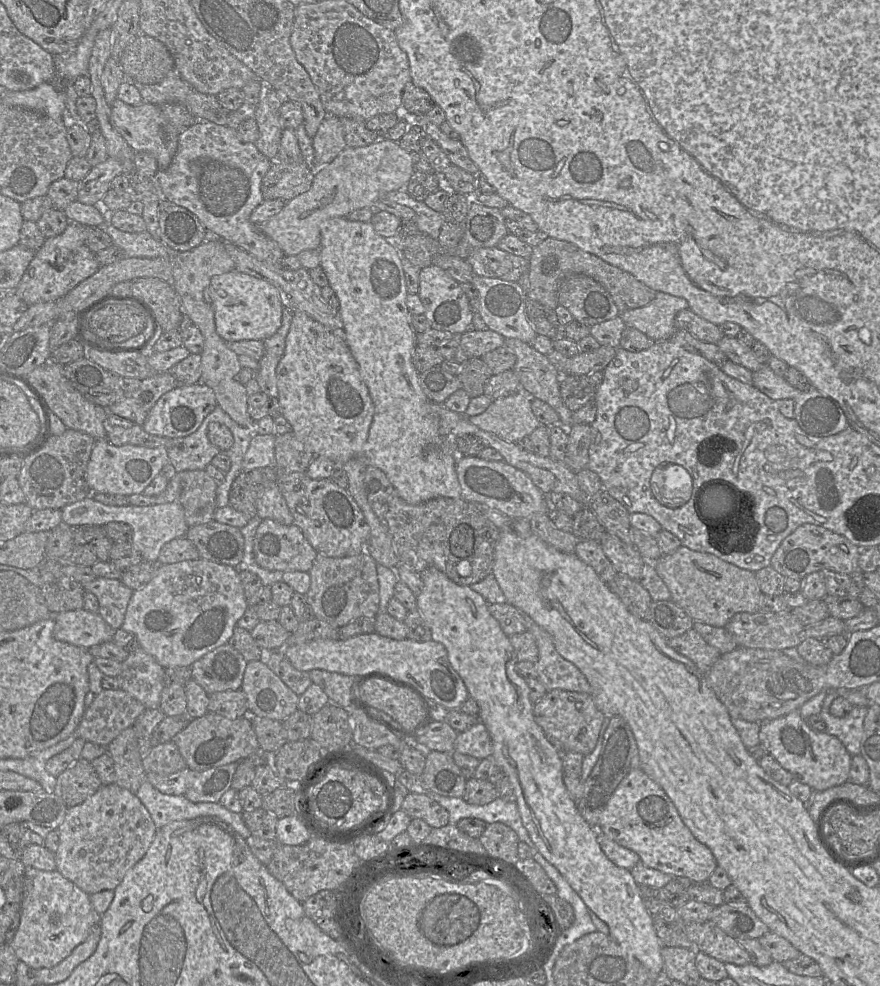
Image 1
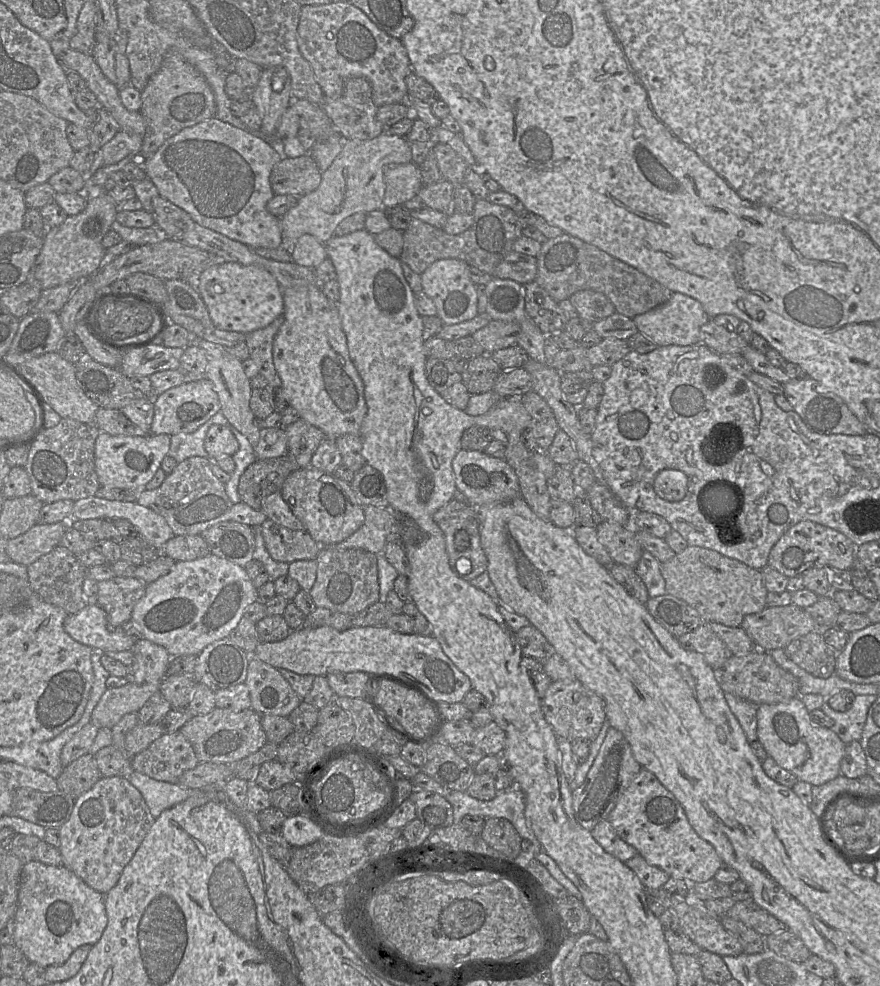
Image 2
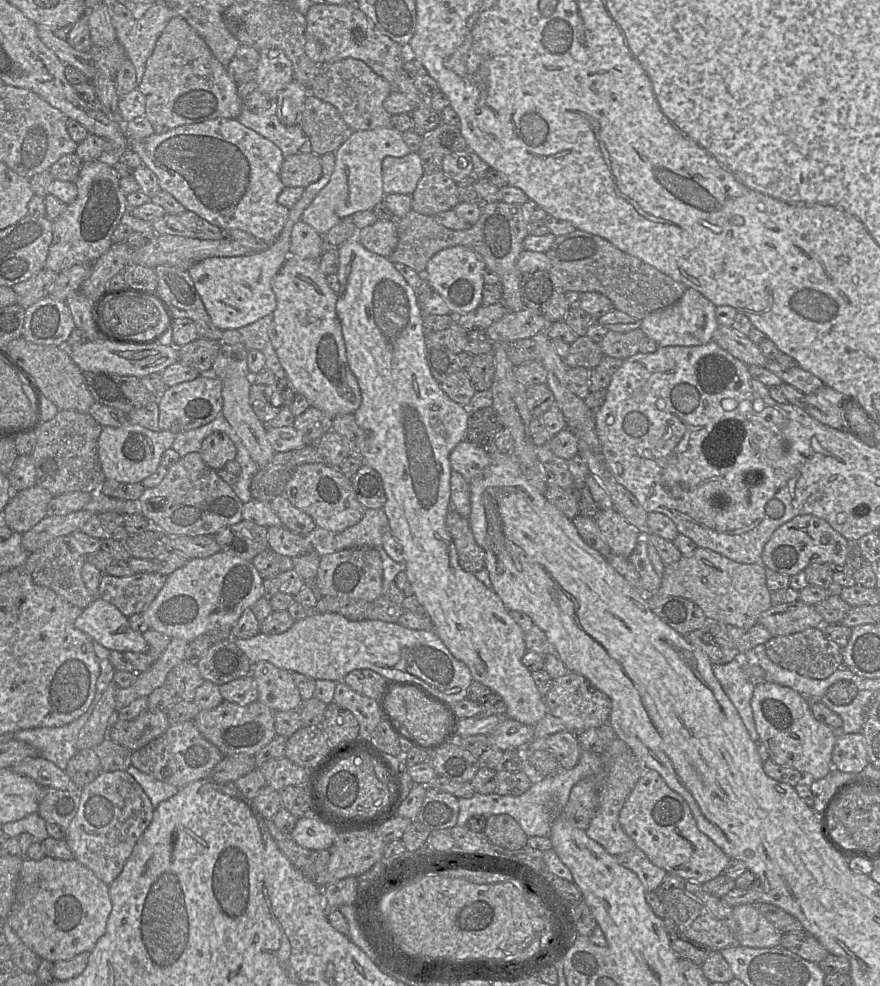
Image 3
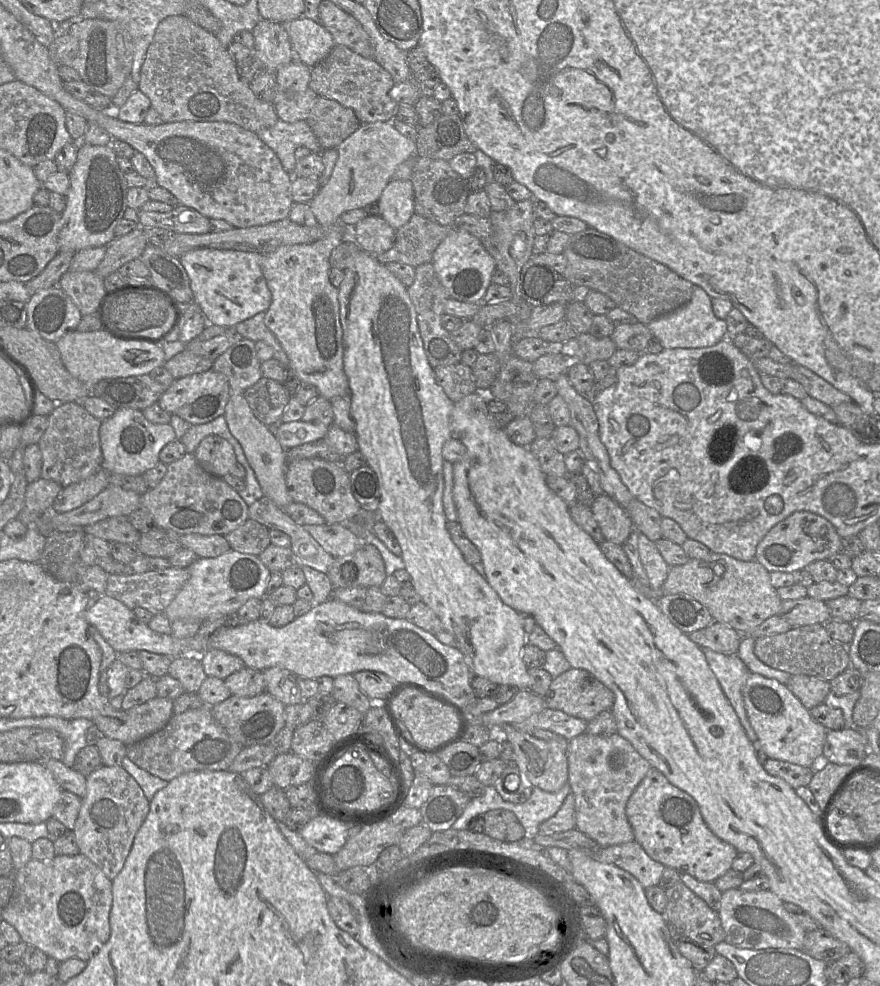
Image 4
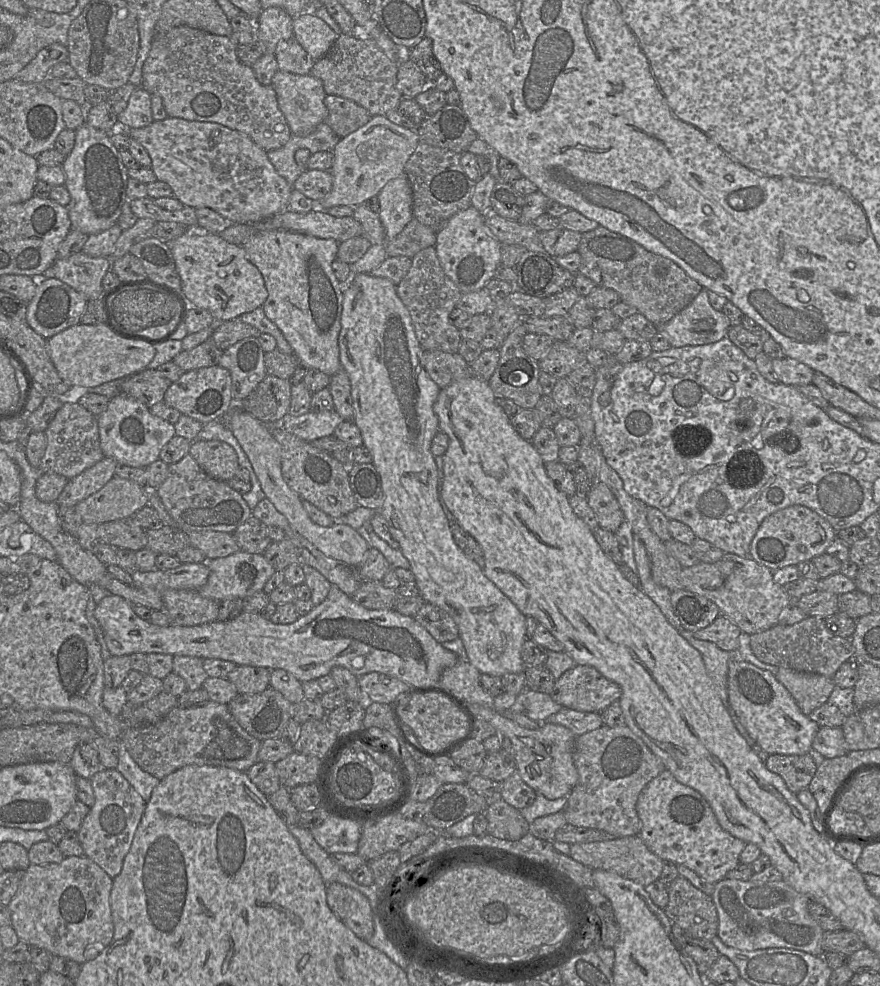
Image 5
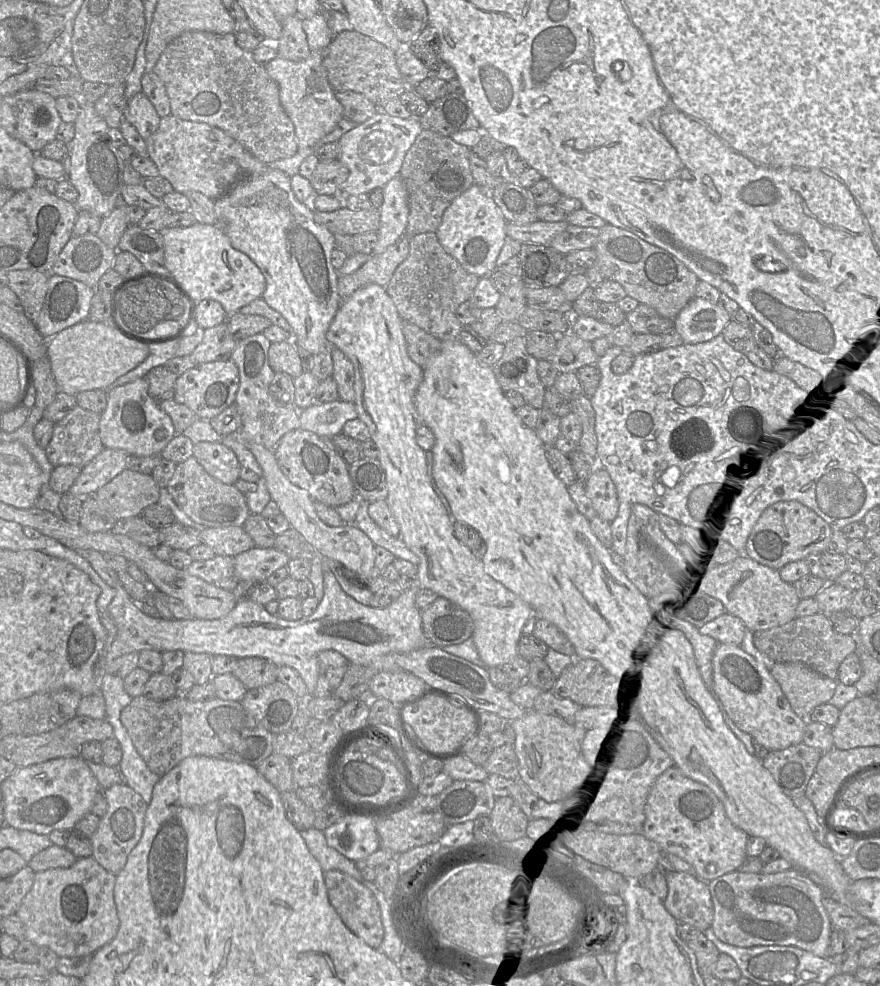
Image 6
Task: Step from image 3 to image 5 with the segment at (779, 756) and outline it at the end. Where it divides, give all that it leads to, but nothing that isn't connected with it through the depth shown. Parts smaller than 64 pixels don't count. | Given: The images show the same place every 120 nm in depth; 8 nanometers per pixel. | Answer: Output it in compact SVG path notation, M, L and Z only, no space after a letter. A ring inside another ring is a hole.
M733 655L728 670L728 698L740 723L763 751L770 755L812 753L812 742L820 726L803 714L789 691L770 671Z

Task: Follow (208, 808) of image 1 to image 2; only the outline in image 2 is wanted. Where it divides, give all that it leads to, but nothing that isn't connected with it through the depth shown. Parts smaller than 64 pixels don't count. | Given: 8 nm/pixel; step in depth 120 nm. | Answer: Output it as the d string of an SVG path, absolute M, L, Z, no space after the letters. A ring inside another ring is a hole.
M135 770L128 779L140 791L154 818L164 810L183 802L192 793L192 790L177 783L158 781Z

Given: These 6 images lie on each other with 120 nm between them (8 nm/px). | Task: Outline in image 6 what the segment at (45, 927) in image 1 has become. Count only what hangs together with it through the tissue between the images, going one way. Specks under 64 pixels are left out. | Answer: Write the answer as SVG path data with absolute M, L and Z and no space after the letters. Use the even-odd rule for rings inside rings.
M92 856L78 858L69 868L54 868L36 872L31 890L24 897L15 915L25 926L25 939L38 947L48 947L58 957L92 955L109 943L119 929L114 901L115 875L104 869Z

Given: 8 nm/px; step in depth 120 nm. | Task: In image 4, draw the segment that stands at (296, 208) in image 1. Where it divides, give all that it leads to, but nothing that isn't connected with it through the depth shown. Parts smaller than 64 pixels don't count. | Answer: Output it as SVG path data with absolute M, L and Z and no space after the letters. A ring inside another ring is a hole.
M389 122L364 123L337 146L338 158L331 177L310 202L317 222L324 227L339 225L340 216L349 210L378 202L384 188L392 180L396 168L416 155L416 143Z

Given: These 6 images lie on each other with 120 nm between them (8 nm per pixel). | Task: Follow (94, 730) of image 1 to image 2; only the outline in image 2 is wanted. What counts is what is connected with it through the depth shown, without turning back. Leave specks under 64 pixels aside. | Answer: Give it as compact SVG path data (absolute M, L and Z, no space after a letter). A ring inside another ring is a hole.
M128 682L107 688L93 710L90 722L99 728L112 728L125 714L138 713L146 701L159 691L160 684Z

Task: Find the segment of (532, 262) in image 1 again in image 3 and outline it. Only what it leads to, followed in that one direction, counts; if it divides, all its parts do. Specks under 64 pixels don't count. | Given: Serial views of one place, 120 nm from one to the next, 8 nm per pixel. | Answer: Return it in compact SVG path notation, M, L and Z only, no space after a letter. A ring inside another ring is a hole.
M577 228L569 234L556 237L545 253L551 261L550 278L560 291L599 292L612 301L615 309L641 321L648 314L674 304L688 288L601 236Z

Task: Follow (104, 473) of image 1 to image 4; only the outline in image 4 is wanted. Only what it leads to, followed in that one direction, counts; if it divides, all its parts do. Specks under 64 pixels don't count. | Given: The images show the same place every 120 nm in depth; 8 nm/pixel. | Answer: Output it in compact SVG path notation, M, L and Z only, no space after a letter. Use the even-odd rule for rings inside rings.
M116 409L113 416L103 420L100 426L102 468L111 474L143 475L160 462L160 451L174 440L176 435L170 424L152 423L137 409Z

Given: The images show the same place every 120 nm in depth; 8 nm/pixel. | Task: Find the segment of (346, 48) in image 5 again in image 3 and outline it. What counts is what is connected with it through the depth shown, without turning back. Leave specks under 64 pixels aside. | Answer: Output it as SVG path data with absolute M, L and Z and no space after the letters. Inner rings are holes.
M344 58L335 62L318 64L318 74L309 89L309 94L333 105L345 123L354 131L391 127L391 117L383 107L383 102L392 92L392 86L377 75L363 61Z

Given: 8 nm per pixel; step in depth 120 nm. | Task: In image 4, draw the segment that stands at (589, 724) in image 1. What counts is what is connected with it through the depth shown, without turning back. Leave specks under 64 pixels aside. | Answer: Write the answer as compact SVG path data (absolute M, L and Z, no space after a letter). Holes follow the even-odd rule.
M571 667L552 680L544 700L546 708L560 710L589 722L599 713L611 710L614 704L614 693L587 670Z

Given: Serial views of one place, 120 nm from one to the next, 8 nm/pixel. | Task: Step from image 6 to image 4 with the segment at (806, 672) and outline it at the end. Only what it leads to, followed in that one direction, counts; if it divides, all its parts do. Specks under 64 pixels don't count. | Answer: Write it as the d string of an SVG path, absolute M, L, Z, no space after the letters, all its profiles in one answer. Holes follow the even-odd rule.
M792 675L787 687L808 710L822 704L831 691L830 682L807 675Z

